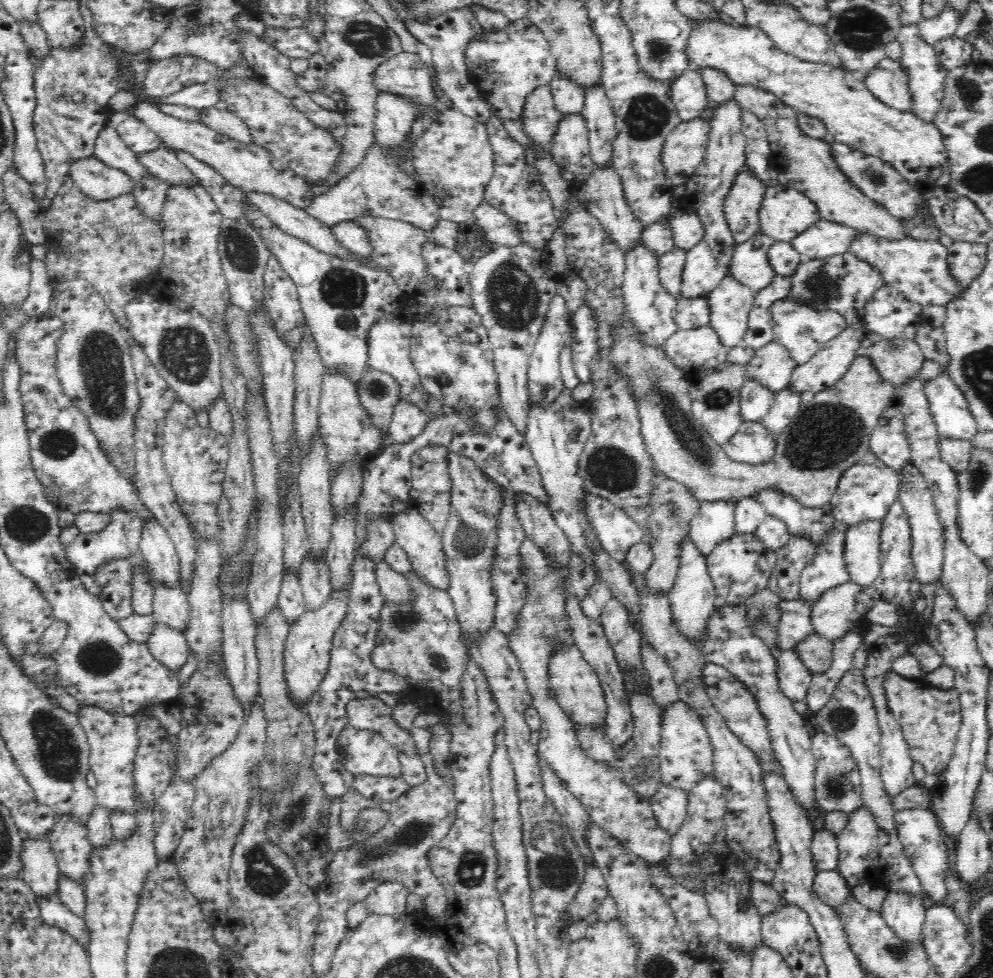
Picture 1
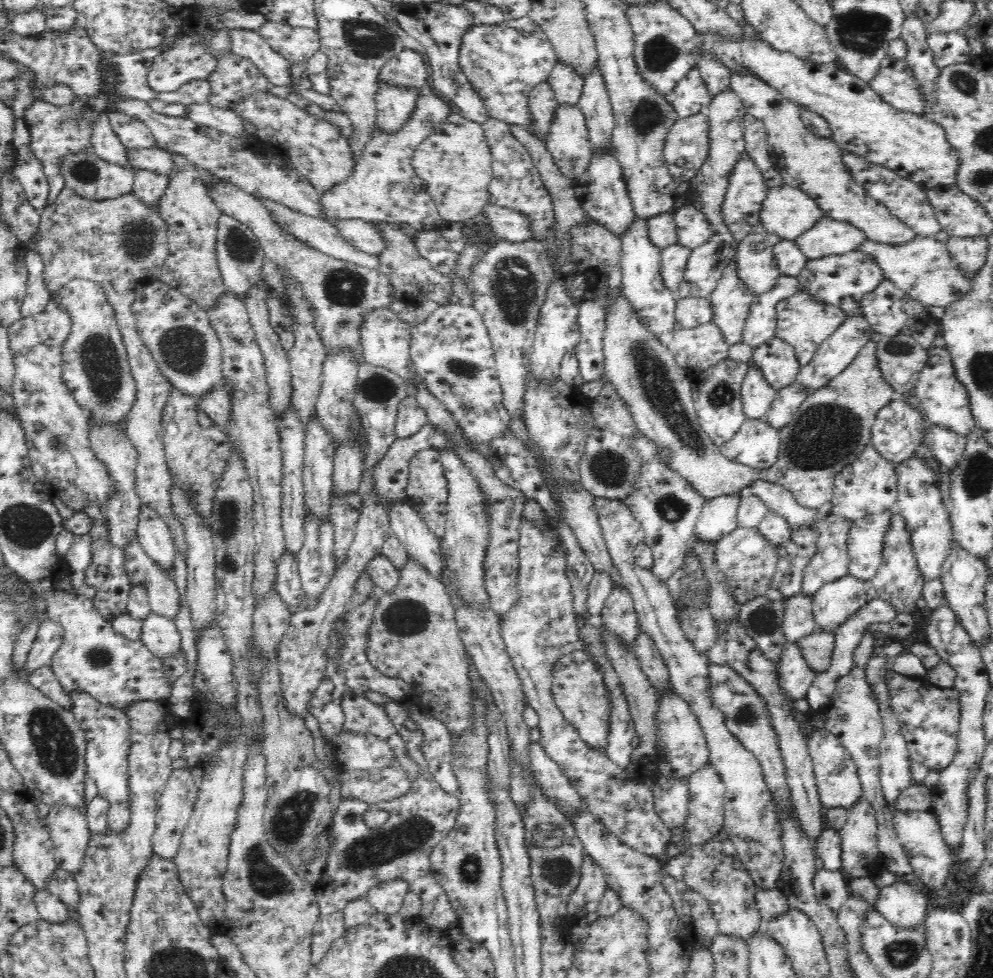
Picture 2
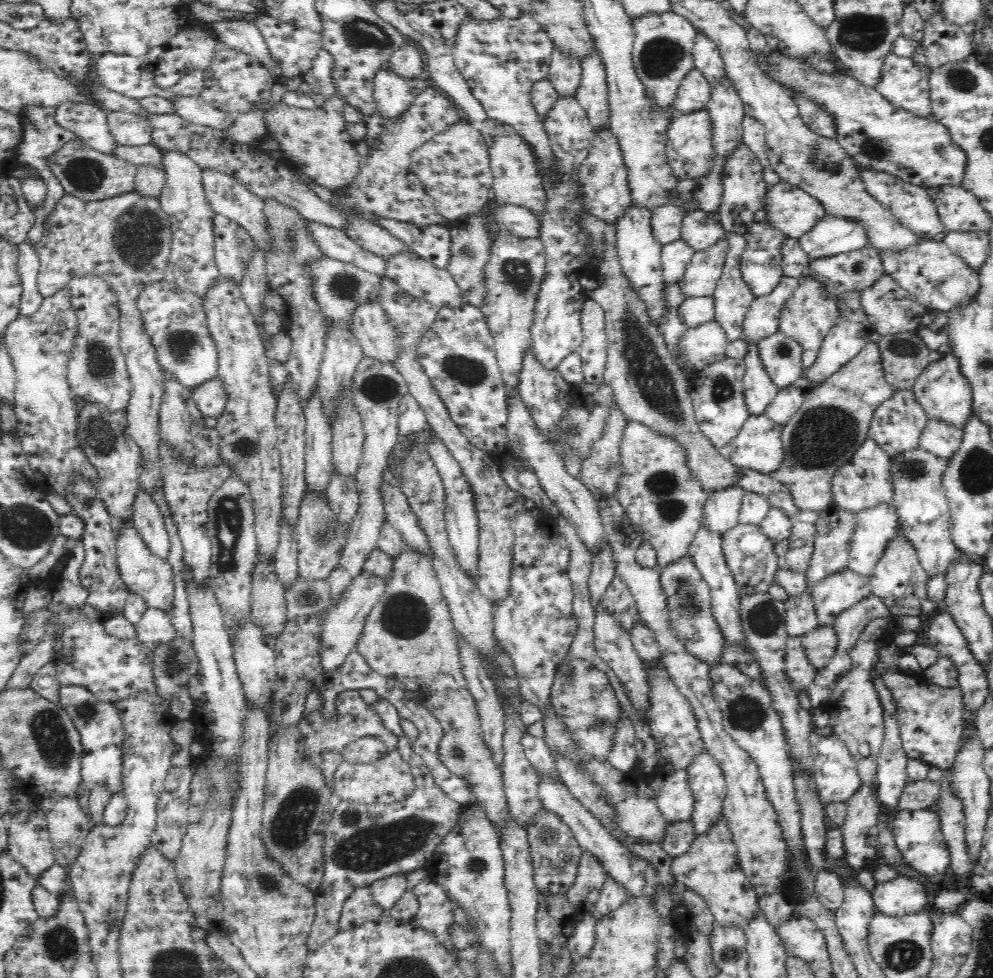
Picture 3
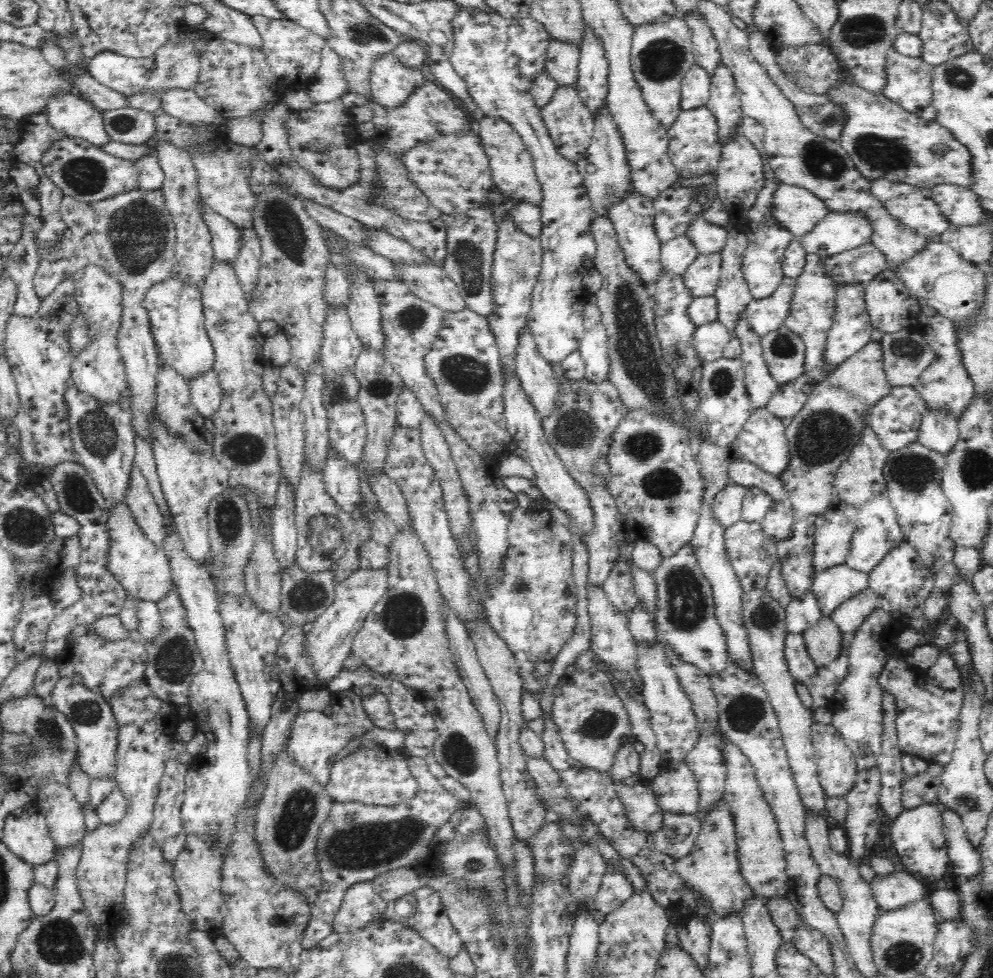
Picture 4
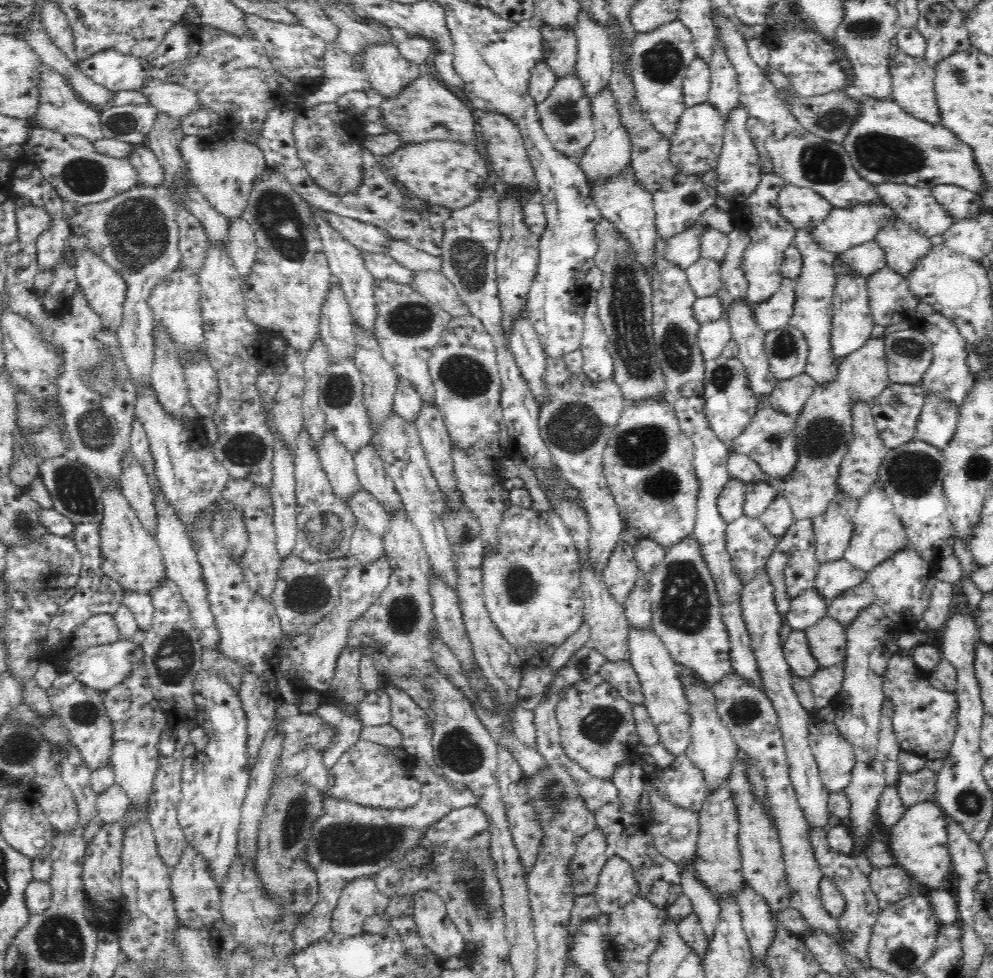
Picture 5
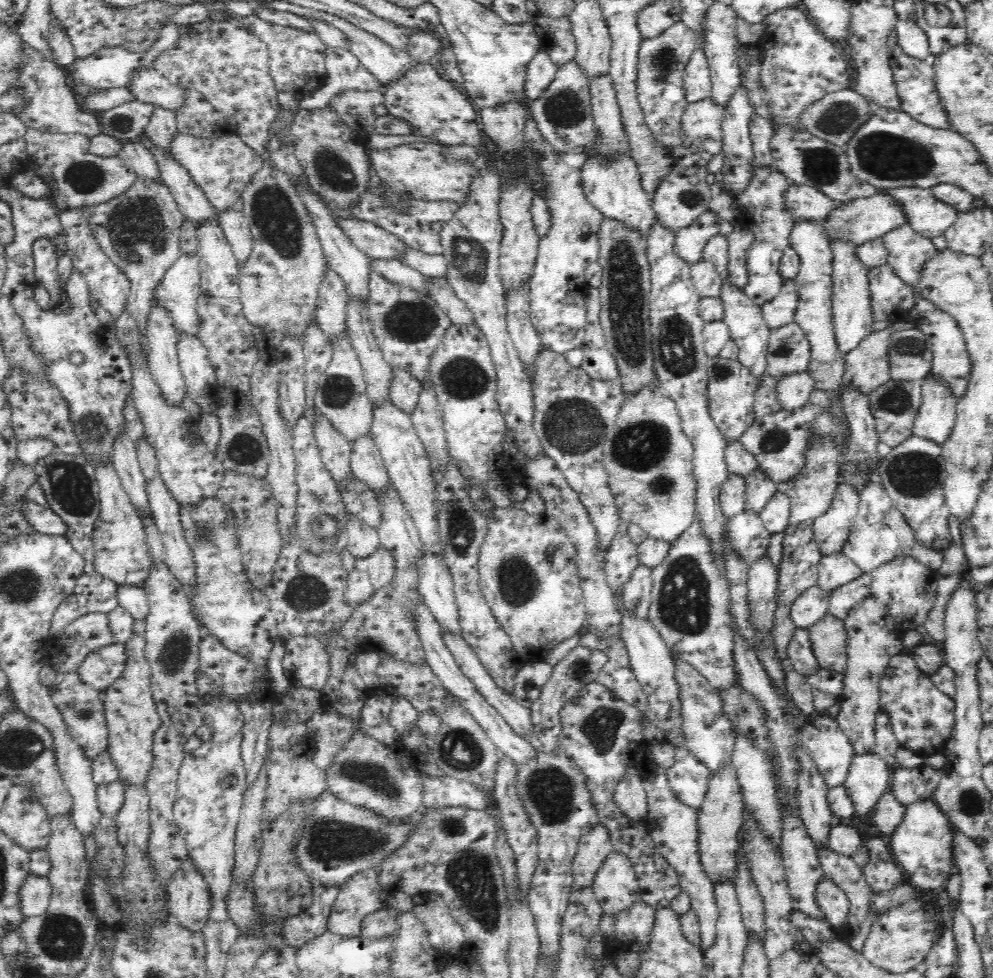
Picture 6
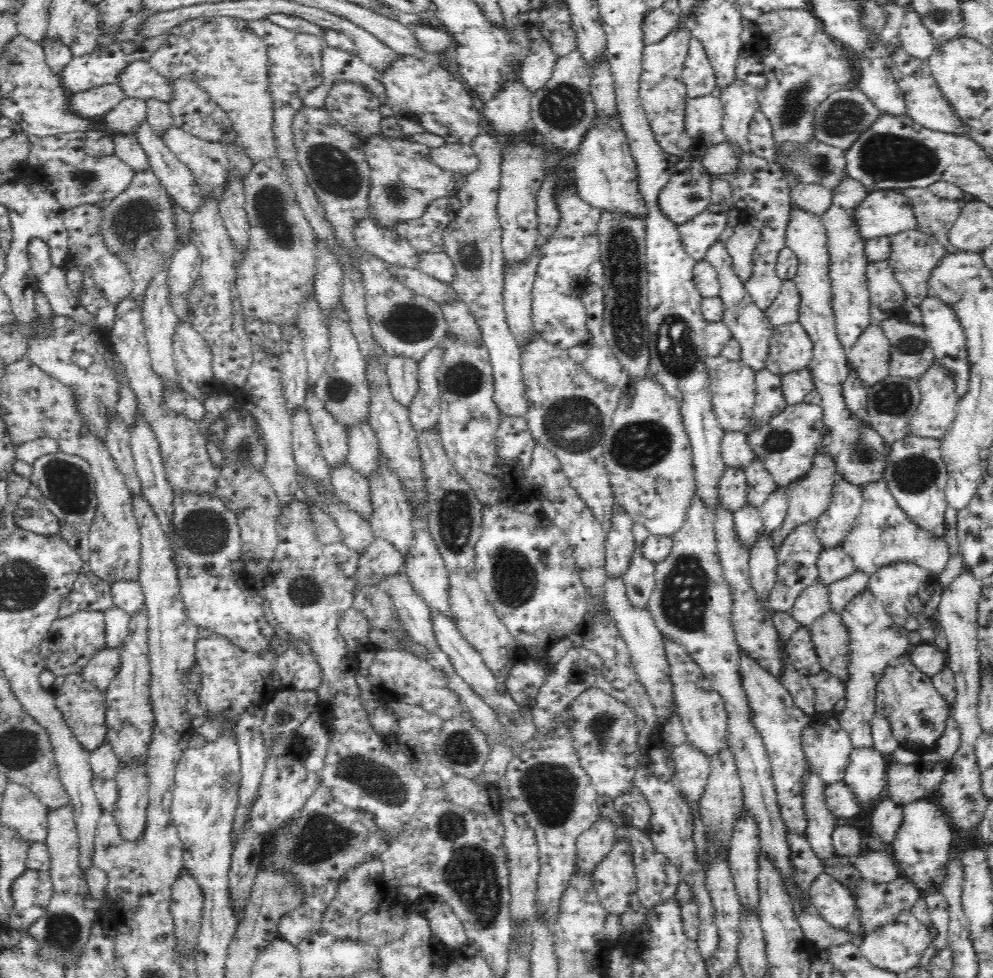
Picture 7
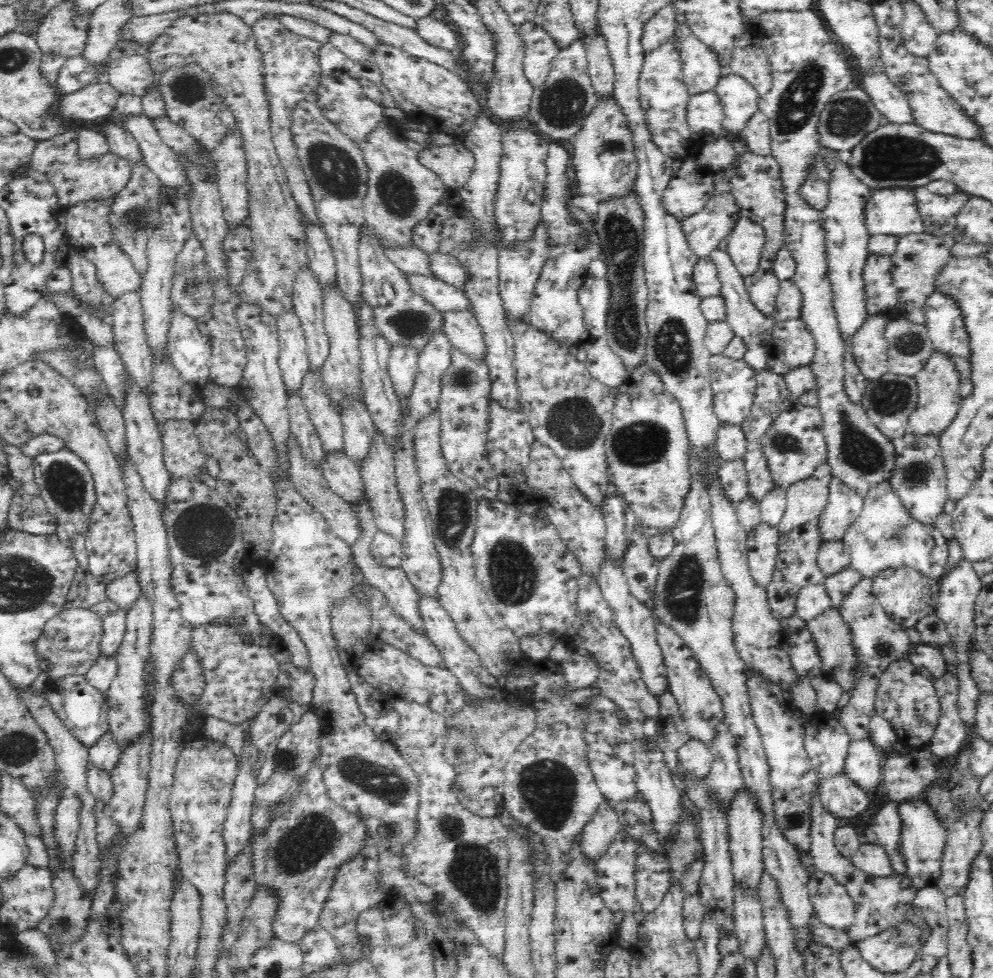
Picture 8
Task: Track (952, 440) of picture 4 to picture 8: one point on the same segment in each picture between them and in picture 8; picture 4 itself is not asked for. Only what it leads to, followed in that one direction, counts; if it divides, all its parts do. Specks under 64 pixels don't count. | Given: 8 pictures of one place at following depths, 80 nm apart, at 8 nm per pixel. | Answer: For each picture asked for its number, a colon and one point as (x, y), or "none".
5: (937, 424)
6: (937, 415)
7: (939, 402)
8: (938, 382)

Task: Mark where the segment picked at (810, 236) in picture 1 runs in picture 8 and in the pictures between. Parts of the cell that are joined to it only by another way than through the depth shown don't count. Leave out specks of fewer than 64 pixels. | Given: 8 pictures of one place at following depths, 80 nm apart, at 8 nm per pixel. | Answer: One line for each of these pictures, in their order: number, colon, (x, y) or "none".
2: (828, 237)
3: (831, 235)
4: (837, 232)
5: (844, 228)
6: (864, 219)
7: (884, 212)
8: (894, 211)

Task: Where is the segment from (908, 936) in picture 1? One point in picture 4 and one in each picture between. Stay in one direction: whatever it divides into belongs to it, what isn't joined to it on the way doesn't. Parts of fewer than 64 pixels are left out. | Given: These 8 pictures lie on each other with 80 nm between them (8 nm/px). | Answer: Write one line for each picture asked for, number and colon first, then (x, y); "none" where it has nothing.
2: (904, 904)
3: (903, 895)
4: (894, 890)

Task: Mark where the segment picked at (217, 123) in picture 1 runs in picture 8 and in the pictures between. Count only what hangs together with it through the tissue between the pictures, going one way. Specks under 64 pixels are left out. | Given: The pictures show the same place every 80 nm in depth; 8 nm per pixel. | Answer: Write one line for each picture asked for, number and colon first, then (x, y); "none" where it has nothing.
2: (228, 121)
3: (194, 109)
4: (181, 103)
5: (176, 100)
6: (147, 85)
7: (138, 80)
8: (133, 74)

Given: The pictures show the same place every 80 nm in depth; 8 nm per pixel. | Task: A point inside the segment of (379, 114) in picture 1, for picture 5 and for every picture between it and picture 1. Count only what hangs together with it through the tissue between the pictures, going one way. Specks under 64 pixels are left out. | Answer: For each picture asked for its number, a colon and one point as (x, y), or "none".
2: (394, 103)
3: (393, 93)
4: (391, 82)
5: (387, 70)

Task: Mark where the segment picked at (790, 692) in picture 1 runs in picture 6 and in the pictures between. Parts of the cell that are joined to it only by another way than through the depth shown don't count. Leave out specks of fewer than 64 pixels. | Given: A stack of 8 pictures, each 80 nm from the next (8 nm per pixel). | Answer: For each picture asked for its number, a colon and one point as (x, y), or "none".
2: (795, 674)
3: (799, 669)
4: (802, 667)
5: (797, 651)
6: (800, 652)

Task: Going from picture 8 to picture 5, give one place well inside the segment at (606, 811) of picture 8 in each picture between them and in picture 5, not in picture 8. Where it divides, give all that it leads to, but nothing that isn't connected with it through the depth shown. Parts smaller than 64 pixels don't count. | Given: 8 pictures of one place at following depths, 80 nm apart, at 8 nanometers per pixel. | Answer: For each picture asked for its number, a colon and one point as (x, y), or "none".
5: (585, 866)
6: (594, 846)
7: (593, 844)

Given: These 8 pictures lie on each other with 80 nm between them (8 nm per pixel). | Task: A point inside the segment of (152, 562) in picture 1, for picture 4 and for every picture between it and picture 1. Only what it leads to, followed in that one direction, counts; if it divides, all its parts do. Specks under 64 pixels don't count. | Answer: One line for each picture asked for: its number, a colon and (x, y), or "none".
2: (154, 535)
3: (149, 521)
4: (139, 498)

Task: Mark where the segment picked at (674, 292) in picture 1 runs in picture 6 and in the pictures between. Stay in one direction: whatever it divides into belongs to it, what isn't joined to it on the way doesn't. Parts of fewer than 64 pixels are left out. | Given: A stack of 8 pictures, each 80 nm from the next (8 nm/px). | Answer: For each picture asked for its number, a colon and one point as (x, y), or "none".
2: (674, 258)
3: (675, 257)
4: (677, 254)
5: (684, 249)
6: (690, 242)

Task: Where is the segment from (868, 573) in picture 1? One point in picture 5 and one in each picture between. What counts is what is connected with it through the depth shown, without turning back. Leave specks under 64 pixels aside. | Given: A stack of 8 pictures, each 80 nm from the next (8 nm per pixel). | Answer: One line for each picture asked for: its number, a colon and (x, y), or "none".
2: (868, 534)
3: (876, 528)
4: (878, 531)
5: (879, 533)

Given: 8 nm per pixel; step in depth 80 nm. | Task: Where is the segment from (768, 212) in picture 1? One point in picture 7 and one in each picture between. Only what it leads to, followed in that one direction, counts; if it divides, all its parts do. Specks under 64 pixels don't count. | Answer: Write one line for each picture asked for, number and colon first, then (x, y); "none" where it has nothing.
2: (787, 211)
3: (790, 209)
4: (798, 210)
5: (801, 206)
6: (804, 202)
7: (815, 198)

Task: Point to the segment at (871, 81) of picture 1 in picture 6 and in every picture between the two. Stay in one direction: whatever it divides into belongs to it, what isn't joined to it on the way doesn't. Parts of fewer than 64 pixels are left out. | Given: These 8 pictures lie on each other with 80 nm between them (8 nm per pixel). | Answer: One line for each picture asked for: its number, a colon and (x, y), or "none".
2: (895, 82)
3: (905, 83)
4: (909, 79)
5: (913, 90)
6: (915, 80)

